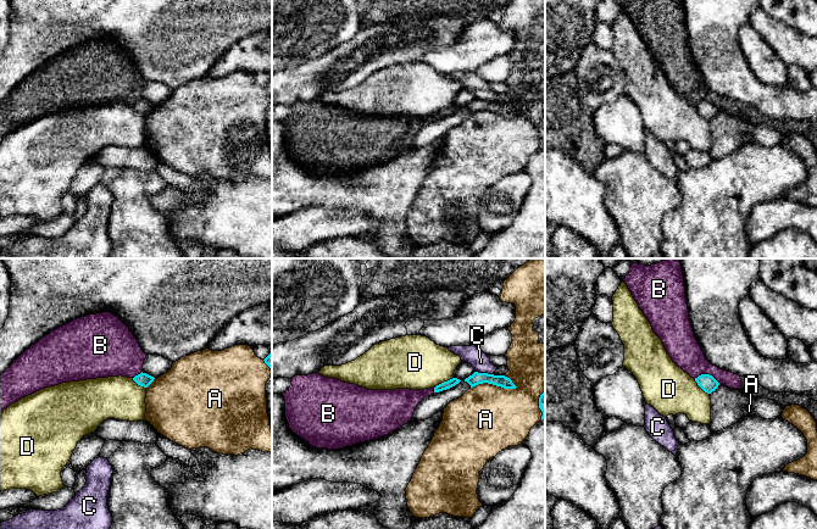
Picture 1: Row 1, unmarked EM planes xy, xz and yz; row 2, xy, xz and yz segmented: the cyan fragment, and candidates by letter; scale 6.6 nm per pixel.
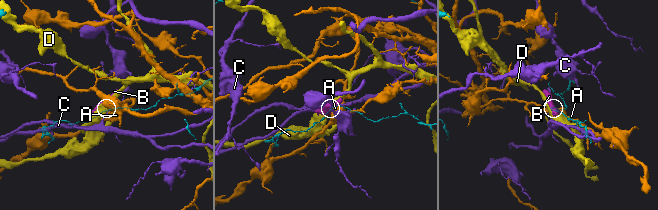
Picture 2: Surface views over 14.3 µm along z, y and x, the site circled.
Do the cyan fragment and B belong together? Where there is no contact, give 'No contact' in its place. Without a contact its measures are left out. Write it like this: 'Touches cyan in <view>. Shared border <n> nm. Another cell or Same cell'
Touches cyan in yz. Shared border 180 nm. Another cell

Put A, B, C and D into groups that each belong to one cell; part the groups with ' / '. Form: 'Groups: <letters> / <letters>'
Groups: A / B / C / D

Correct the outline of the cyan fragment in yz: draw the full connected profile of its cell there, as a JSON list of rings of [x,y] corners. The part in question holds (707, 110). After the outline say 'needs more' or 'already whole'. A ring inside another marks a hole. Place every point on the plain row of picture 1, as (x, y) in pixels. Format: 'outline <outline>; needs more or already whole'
outline [[[701,101],[695,105],[695,108],[707,121],[715,118],[719,112],[719,110],[710,101]]]; already whole

